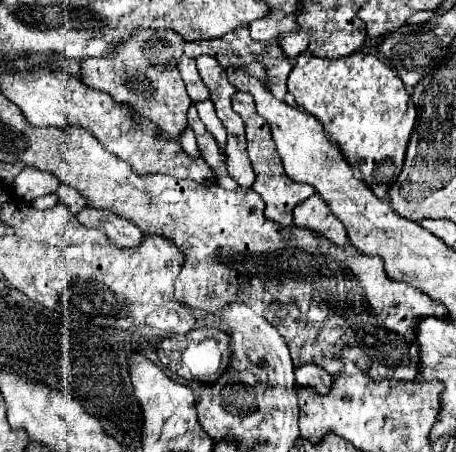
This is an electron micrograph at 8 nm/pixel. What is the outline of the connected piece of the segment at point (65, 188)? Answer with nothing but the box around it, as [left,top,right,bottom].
[57,183,87,215]

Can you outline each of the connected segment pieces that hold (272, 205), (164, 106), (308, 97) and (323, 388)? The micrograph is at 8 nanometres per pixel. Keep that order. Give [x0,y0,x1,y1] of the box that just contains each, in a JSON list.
[[233,93,315,229],[81,29,191,143],[287,51,417,189],[295,363,331,393]]

